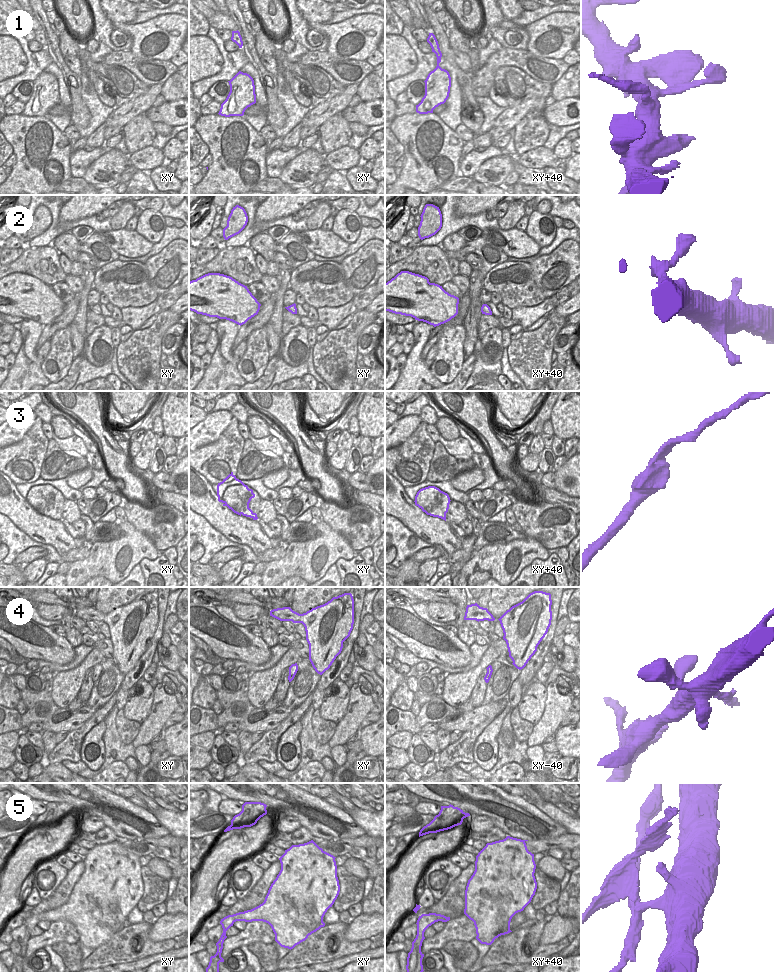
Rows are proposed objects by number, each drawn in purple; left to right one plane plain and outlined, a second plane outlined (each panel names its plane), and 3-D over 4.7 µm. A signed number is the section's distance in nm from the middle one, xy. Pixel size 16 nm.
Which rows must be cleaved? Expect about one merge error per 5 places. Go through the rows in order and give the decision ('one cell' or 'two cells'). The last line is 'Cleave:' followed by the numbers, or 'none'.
1: one cell
2: one cell
3: two cells
4: one cell
5: one cell
Cleave: 3

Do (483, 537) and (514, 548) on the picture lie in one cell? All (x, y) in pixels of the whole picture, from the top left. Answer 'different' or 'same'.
different

